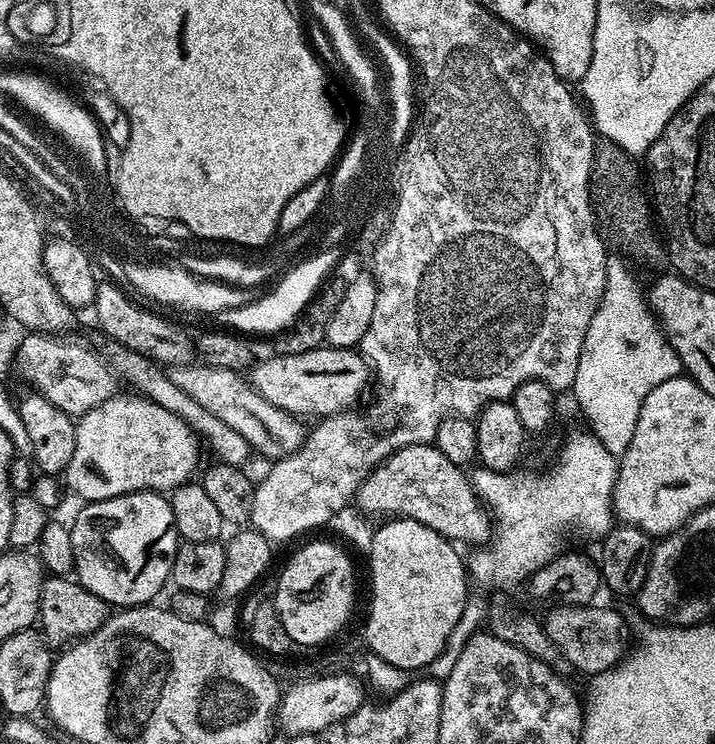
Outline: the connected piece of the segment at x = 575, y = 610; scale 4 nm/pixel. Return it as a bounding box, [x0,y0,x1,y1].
[543,606,625,674]

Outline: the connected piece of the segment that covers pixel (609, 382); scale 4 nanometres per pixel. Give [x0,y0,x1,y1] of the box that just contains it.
[571,258,682,456]

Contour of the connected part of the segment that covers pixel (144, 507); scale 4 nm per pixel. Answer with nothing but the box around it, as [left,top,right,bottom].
[71,491,178,606]

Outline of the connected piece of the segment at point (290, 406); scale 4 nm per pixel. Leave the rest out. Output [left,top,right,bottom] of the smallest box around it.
[250,346,370,418]

